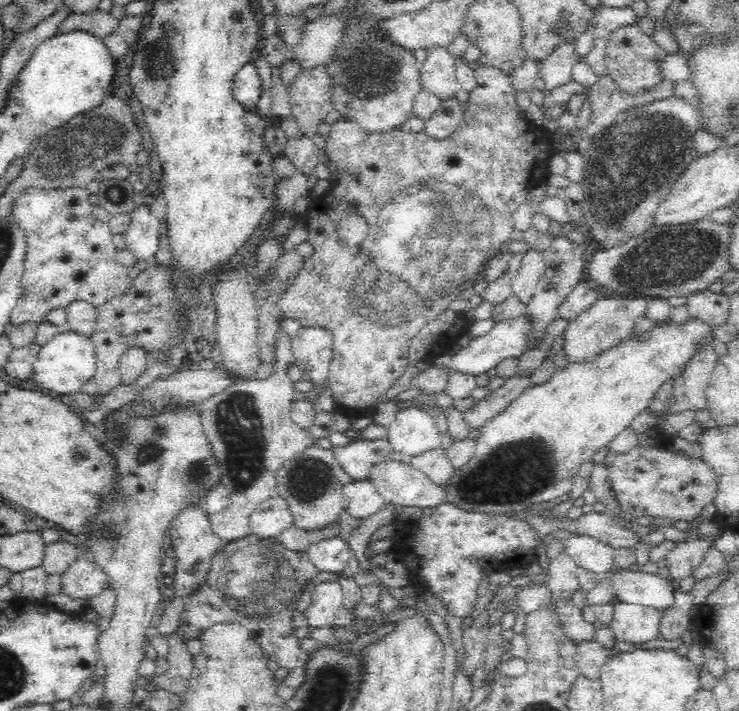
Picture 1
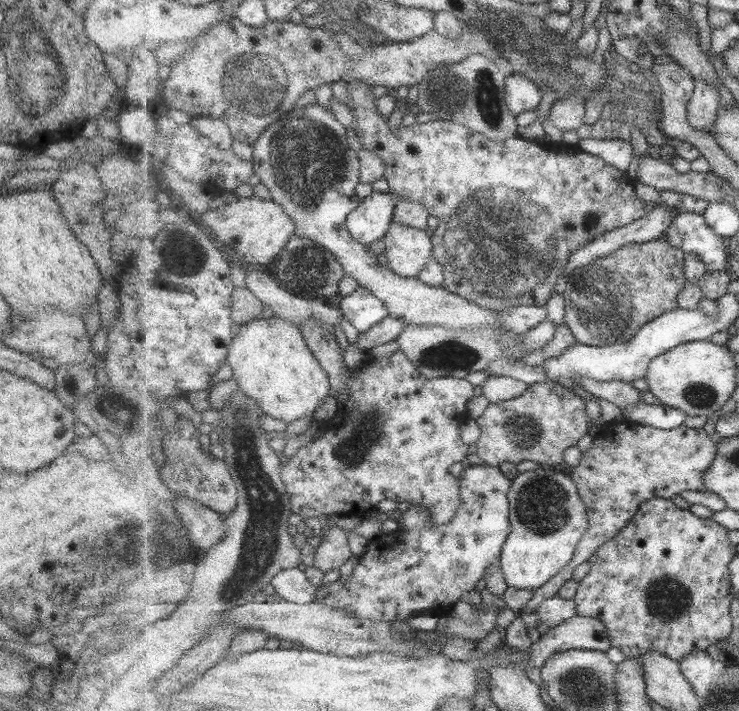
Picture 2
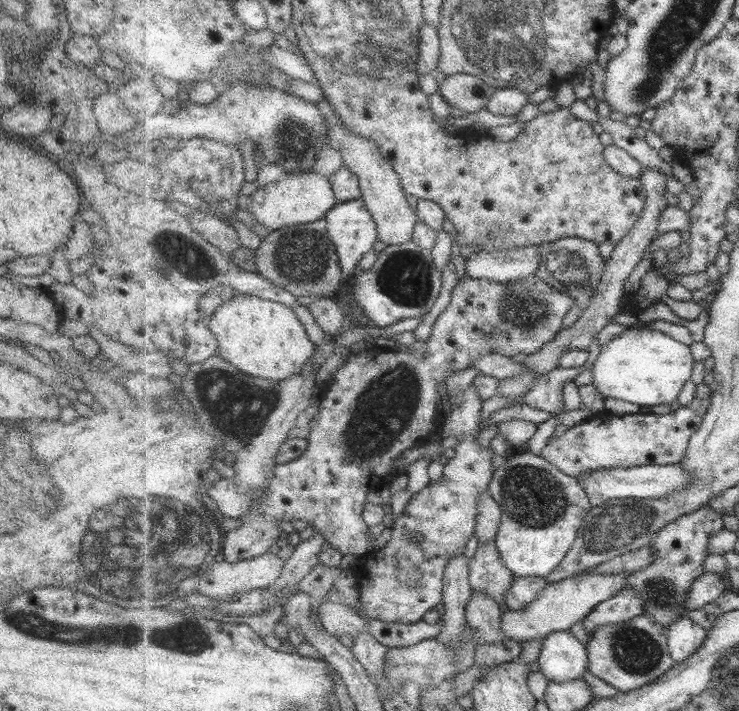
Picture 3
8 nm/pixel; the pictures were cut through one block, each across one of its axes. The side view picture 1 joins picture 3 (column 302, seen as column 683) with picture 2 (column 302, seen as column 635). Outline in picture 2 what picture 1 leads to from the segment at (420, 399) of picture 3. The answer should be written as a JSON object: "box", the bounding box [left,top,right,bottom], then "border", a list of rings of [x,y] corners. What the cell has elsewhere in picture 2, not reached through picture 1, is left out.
{"box":[282,318,479,527],"border":[[[313,318],[313,321],[304,323],[301,326],[302,334],[306,339],[308,347],[312,351],[313,356],[316,357],[318,363],[326,371],[330,377],[330,391],[331,396],[339,403],[339,410],[337,410],[335,418],[321,422],[321,429],[325,430],[327,426],[326,434],[323,434],[321,438],[315,440],[309,444],[309,446],[300,446],[296,453],[282,466],[282,480],[286,485],[287,492],[290,495],[290,501],[292,502],[293,513],[299,514],[305,521],[313,521],[317,516],[323,516],[323,514],[330,516],[336,515],[358,515],[364,516],[369,514],[369,511],[373,510],[379,502],[385,502],[385,498],[396,502],[409,502],[416,505],[424,505],[429,512],[428,527],[441,526],[447,524],[455,518],[459,506],[463,504],[461,499],[461,486],[463,481],[455,478],[453,474],[449,474],[449,468],[453,468],[455,462],[461,462],[467,458],[469,454],[469,445],[465,444],[461,440],[461,426],[470,425],[471,417],[469,415],[469,402],[479,393],[479,390],[473,384],[467,382],[467,380],[454,378],[454,377],[442,377],[435,379],[427,379],[423,374],[417,371],[415,364],[408,358],[401,350],[393,353],[391,356],[382,359],[369,359],[369,365],[359,370],[349,370],[344,360],[345,349],[344,344],[341,341],[336,340],[335,337],[329,335],[324,327],[320,326],[318,322],[319,318]]]}

